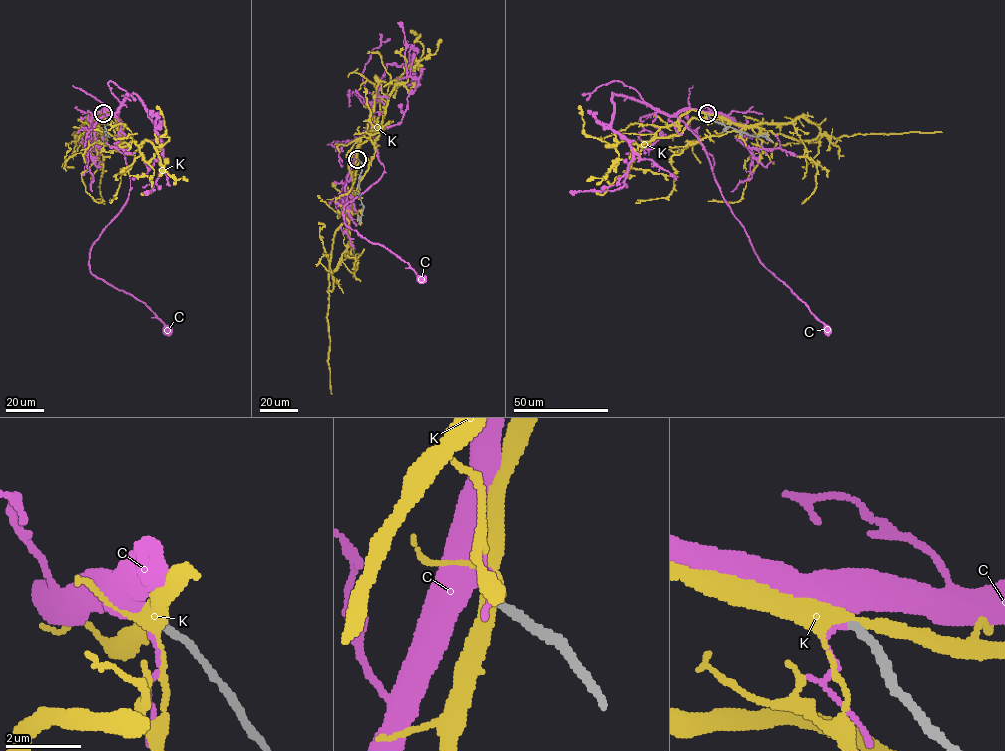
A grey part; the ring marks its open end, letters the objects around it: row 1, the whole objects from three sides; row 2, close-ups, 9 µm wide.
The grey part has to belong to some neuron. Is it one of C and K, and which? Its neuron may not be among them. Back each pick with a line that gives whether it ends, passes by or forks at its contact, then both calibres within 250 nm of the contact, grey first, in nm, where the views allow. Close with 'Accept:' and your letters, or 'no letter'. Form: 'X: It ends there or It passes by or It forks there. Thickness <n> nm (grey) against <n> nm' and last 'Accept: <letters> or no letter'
C: It passes by. Thickness 200 nm (grey) against 220 nm
Accept: C

